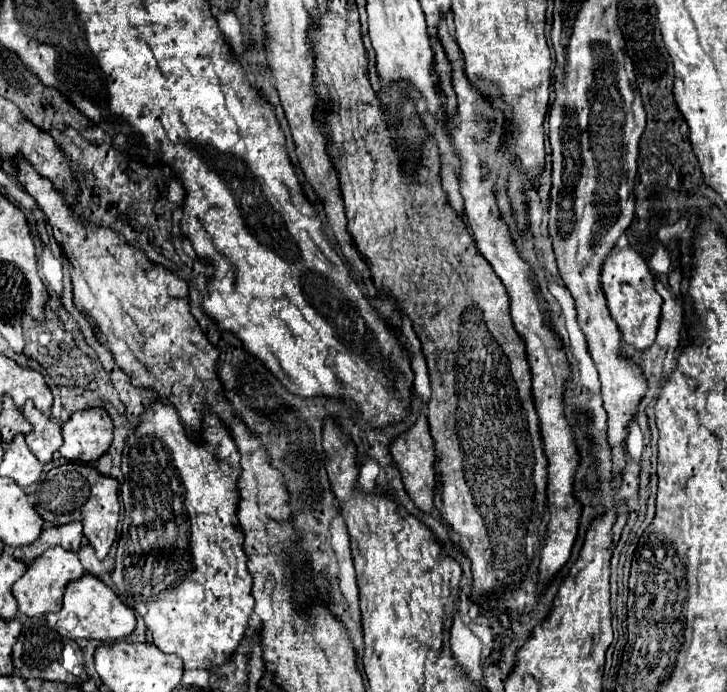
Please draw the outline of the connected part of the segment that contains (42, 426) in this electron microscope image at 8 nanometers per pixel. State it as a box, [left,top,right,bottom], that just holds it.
[22,400,62,462]

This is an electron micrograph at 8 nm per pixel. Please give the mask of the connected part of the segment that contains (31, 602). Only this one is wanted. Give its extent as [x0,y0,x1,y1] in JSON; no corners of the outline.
[12,548,84,616]

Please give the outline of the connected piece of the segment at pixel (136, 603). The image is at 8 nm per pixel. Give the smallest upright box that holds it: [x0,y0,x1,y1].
[112,402,254,670]

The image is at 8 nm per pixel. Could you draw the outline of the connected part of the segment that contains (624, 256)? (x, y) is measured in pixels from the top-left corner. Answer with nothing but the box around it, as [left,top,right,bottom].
[600,248,662,350]

